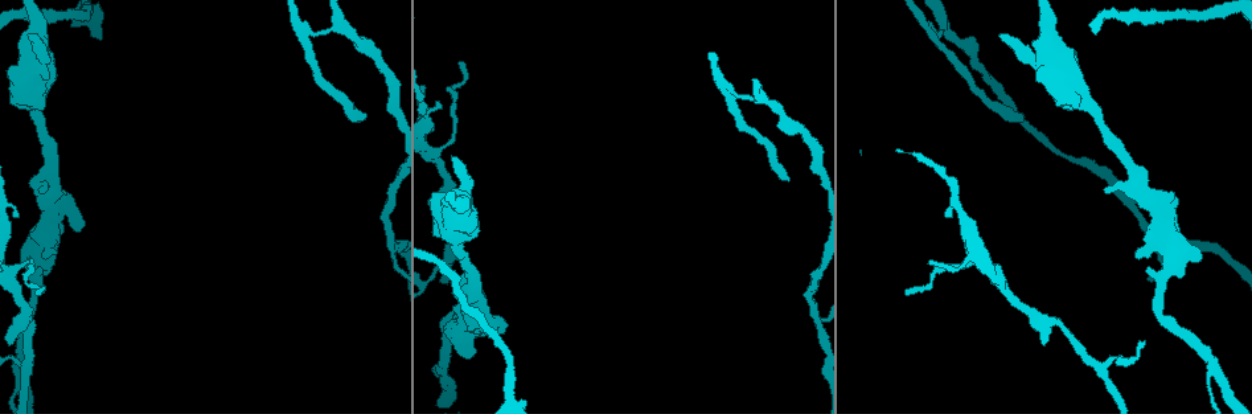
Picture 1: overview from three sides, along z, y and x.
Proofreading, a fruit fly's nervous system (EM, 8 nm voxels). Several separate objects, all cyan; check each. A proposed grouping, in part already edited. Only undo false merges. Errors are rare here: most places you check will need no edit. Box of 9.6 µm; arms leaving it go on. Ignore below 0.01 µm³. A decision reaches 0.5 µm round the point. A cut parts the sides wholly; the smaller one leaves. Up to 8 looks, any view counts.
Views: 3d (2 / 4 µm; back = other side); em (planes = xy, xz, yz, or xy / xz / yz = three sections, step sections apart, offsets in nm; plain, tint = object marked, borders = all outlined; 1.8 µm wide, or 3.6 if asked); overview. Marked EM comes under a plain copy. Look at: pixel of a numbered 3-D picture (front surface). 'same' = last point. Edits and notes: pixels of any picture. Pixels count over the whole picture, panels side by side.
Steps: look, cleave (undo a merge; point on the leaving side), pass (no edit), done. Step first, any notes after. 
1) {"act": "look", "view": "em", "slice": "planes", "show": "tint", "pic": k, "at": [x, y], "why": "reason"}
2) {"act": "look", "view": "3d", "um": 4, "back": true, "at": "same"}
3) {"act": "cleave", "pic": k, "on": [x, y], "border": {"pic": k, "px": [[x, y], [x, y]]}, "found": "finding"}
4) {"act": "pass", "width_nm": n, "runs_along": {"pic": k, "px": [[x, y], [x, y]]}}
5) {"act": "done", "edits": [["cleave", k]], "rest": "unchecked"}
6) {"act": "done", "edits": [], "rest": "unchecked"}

{"act": "look", "view": "3d", "um": 4, "pic": 1, "at": [1054, 79], "why": "calibre changes"}

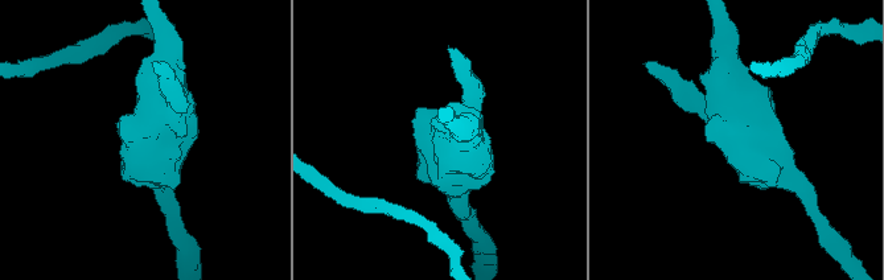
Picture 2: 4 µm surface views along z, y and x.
{"act": "look", "view": "em", "slice": "xy", "step": 16, "show": "tint", "pic": 2, "at": [145, 133], "why": "now the EM"}

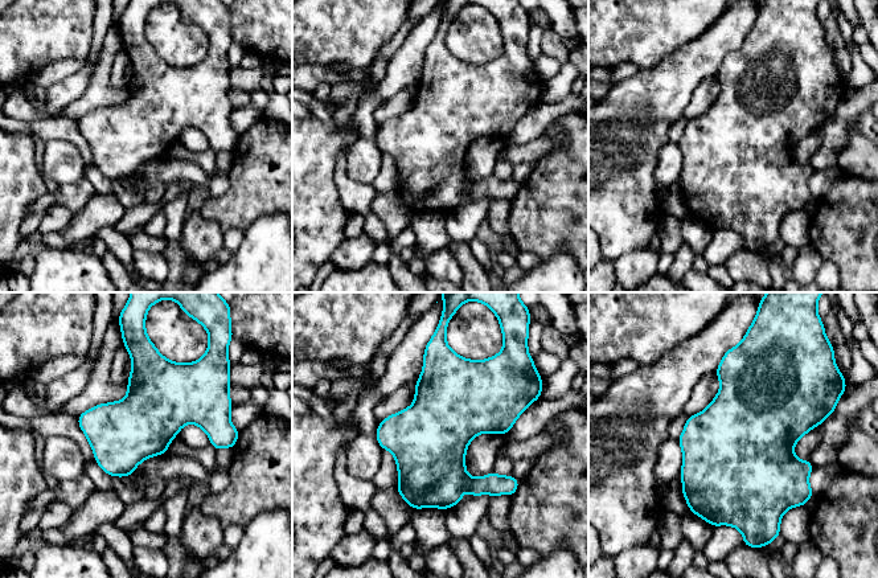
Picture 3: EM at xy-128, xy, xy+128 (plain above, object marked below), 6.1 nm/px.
{"act": "look", "view": "em", "slice": "planes", "show": "borders", "at": "same", "why": "another direction"}

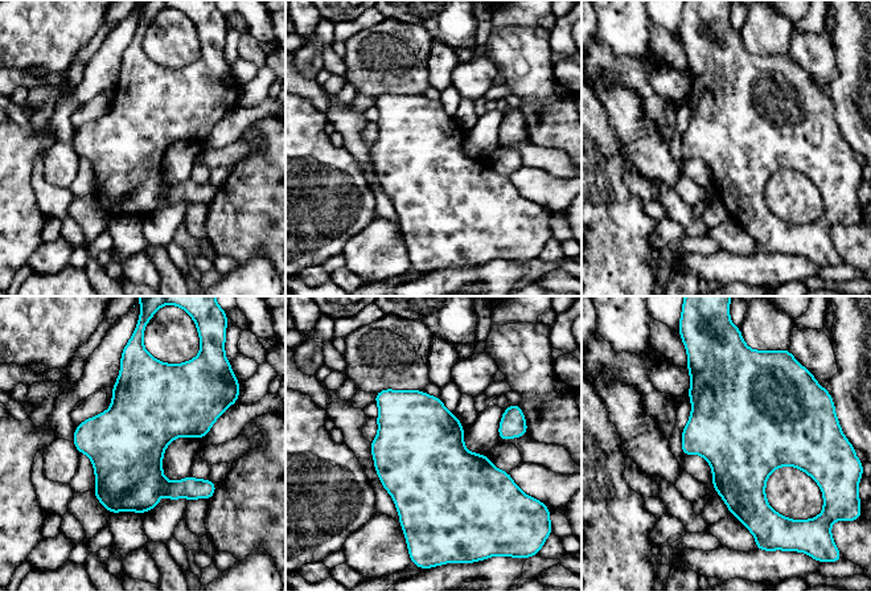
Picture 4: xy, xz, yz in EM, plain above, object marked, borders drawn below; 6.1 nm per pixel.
{"act": "pass", "found": "one neuron here"}

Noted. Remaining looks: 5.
{"act": "look", "view": "em", "slice": "xy", "step": 8, "show": "tint", "pic": 1, "at": [47, 208], "why": "a fork"}

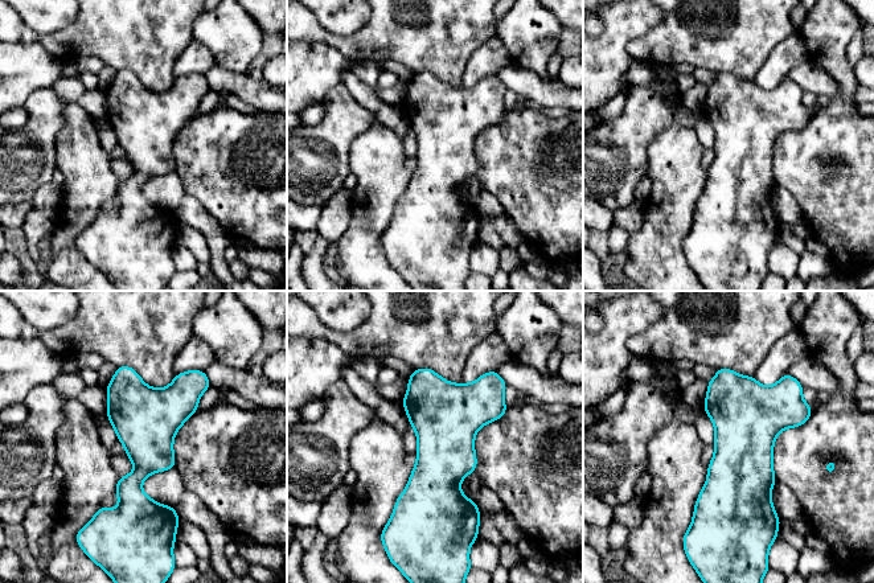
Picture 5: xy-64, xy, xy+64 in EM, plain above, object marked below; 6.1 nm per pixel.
{"act": "pass", "found": "continuous, no second neuron"}

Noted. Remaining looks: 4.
{"act": "look", "view": "em", "slice": "planes", "show": "tint", "pic": 1, "at": [444, 371], "why": "three arms meet"}

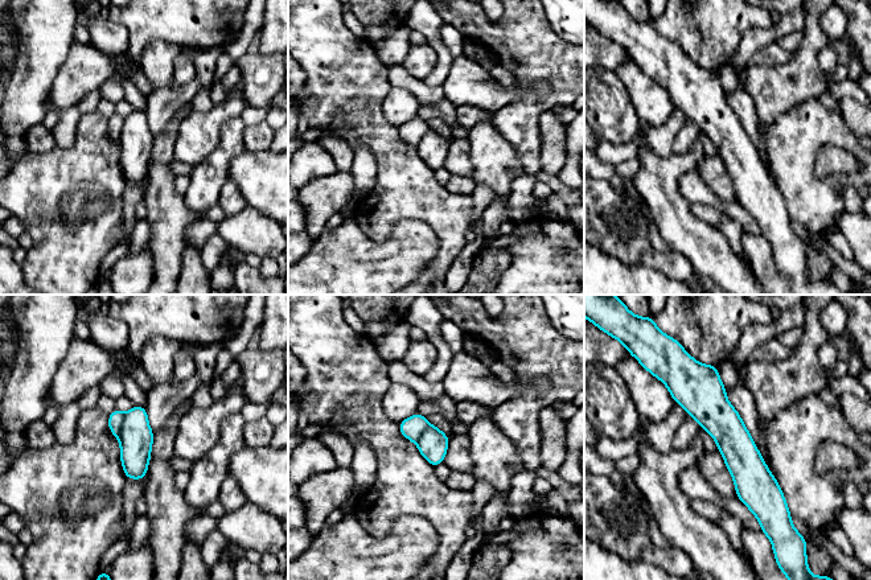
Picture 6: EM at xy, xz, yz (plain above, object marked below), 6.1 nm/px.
{"act": "cleave", "pic": 6, "on": [115, 418], "border": {"pic": 6, "px": [[124, 415], [118, 437]]}, "found": "two neurons meet here"}

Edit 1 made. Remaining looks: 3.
{"act": "done", "edits": [["cleave", 6]], "rest": "unchecked"}

